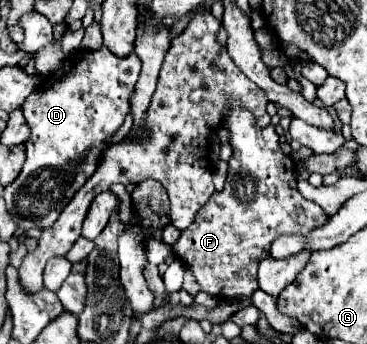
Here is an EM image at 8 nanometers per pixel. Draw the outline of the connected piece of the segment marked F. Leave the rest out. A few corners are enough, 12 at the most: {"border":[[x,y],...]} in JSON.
{"border":[[229,101],[233,155],[173,253],[217,299],[253,295],[279,235],[325,225],[275,127]]}

